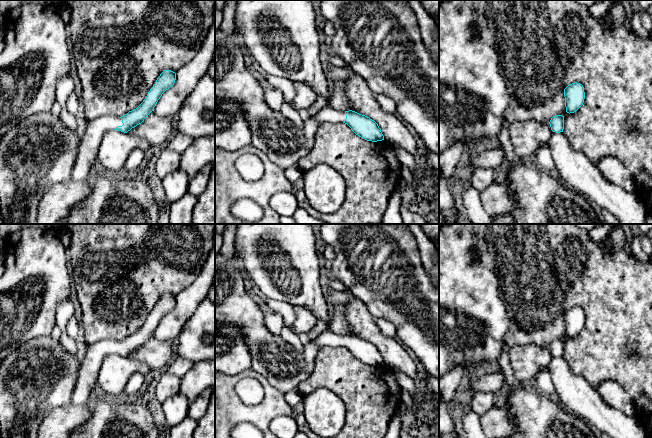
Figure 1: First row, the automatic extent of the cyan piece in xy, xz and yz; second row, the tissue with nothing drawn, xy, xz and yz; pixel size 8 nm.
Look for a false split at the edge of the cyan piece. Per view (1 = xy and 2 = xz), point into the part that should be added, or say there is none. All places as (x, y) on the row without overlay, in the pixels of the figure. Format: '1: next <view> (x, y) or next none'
1: next xy (95, 353)
2: next xz (326, 338)

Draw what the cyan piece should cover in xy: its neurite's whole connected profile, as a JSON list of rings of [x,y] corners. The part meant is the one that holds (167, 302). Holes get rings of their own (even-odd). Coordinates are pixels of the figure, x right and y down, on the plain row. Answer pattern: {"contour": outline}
{"contour": [[[164,294],[136,333],[121,341],[107,339],[95,344],[87,344],[85,365],[79,370],[79,377],[71,395],[70,404],[86,405],[98,383],[97,373],[104,357],[113,353],[127,357],[141,348],[154,335],[162,318],[174,309],[175,304],[175,296]]]}

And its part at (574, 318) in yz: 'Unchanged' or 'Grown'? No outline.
Unchanged

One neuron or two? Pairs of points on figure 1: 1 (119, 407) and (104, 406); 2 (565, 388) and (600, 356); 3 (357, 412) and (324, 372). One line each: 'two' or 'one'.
1: one
2: two
3: one

